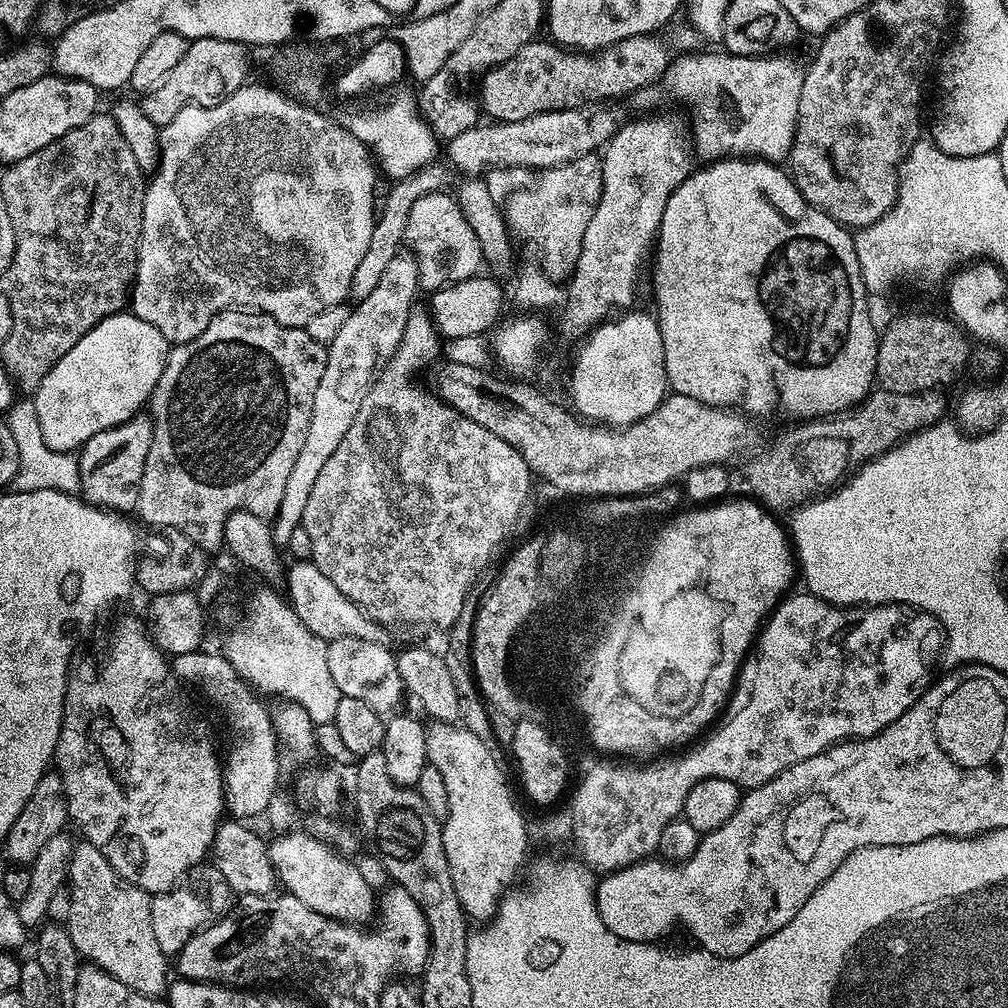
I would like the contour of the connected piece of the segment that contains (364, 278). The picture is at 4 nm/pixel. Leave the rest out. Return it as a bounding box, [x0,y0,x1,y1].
[350,162,448,301]

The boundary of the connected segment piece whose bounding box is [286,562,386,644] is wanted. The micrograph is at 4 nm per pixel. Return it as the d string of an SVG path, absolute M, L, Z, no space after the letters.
M311 562L293 564L293 568L289 572L287 569L286 572L286 580L288 576L286 600L307 630L326 641L338 638L366 638L366 642L385 643L384 625L376 623L359 606L350 602L350 598L346 598L346 594L342 594L342 590L338 590L338 586L334 586L334 582L330 582L330 578L326 578L326 574L322 574L322 570L318 570L316 564Z

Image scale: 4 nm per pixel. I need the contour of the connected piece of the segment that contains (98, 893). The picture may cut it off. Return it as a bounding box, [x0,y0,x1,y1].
[66,842,170,997]

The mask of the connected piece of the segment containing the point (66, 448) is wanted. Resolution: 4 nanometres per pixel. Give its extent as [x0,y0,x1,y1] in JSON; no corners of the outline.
[34,311,170,453]

